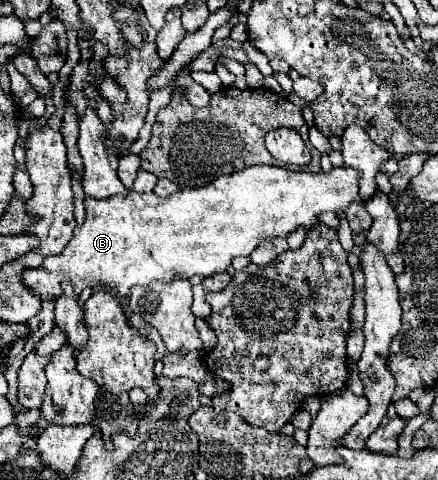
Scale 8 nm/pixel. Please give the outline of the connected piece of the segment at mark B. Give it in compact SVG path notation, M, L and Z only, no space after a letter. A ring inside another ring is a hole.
M263 164L249 166L249 168L239 170L239 172L233 172L233 174L219 176L209 186L203 186L203 188L197 188L197 190L179 190L179 192L167 196L167 198L159 198L155 194L139 194L139 192L129 192L125 198L123 196L111 196L111 198L103 198L103 200L85 196L85 200L83 200L83 204L85 204L85 222L83 222L83 226L77 226L75 228L73 238L69 240L69 244L63 248L61 254L47 256L45 258L45 264L41 264L39 268L27 268L27 270L23 270L21 272L21 282L33 294L37 294L45 302L45 300L57 300L61 296L61 284L63 282L69 282L75 288L75 296L79 296L85 288L99 288L99 290L109 290L115 296L129 296L129 290L133 286L137 286L137 284L149 286L155 280L159 280L159 282L171 282L175 278L191 278L195 274L199 274L199 276L213 276L217 272L225 272L225 268L231 266L231 260L235 256L249 256L261 240L285 238L297 226L311 228L311 226L319 224L319 220L317 220L317 214L319 212L325 212L325 210L339 212L339 210L345 210L351 202L361 202L361 198L357 194L357 172L353 168L347 168L345 166L345 168L333 168L329 174L323 174L323 172L313 174L313 172L301 172L301 170L287 170L287 168L279 168L279 166L263 166Z

